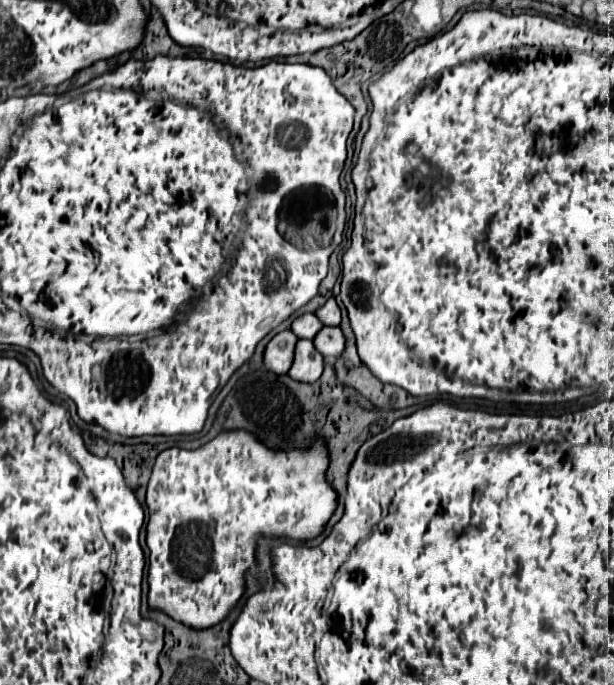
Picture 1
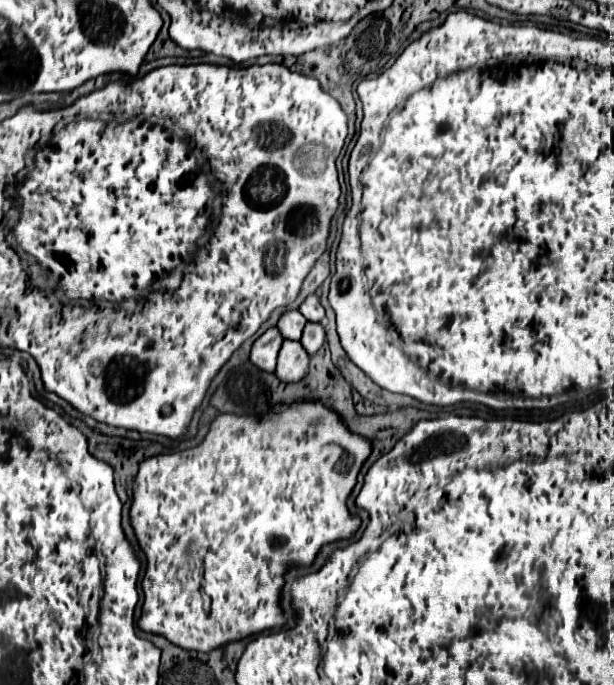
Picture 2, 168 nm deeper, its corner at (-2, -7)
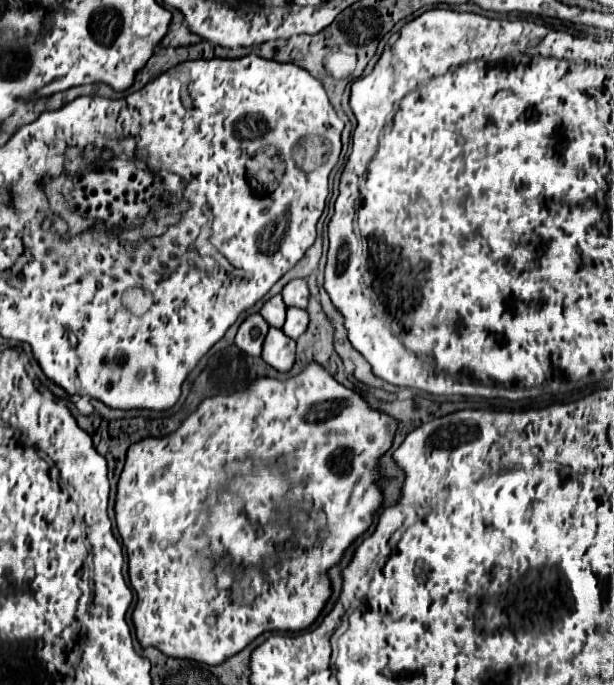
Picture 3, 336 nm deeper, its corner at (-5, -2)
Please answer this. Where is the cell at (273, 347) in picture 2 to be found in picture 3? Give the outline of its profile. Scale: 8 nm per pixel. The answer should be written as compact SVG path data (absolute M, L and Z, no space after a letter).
M253 314L239 326L235 344L243 352L247 352L249 356L261 356L261 352L263 352L263 338L267 338L267 330L269 330L267 320L261 314Z

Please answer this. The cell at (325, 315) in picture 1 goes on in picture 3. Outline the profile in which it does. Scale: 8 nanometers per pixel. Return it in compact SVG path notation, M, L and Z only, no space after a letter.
M291 280L283 292L281 292L283 300L287 306L295 306L295 308L307 308L309 306L309 288L307 288L307 280Z

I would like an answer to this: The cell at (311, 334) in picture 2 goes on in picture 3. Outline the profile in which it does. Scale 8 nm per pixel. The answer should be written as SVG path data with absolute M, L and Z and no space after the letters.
M287 308L287 320L283 326L283 332L297 340L301 334L305 334L309 328L309 312L301 308Z

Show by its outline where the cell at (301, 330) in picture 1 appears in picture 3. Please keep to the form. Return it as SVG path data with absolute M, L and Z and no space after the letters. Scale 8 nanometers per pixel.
M273 296L261 310L261 316L269 322L269 326L273 328L283 328L285 322L285 312L287 312L287 304L283 302L281 296Z

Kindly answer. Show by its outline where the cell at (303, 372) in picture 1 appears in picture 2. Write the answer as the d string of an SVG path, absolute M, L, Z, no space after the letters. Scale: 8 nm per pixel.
M284 339L276 359L274 375L280 381L294 383L294 381L300 381L306 373L308 373L308 353L304 351L304 347L300 347L298 341Z

